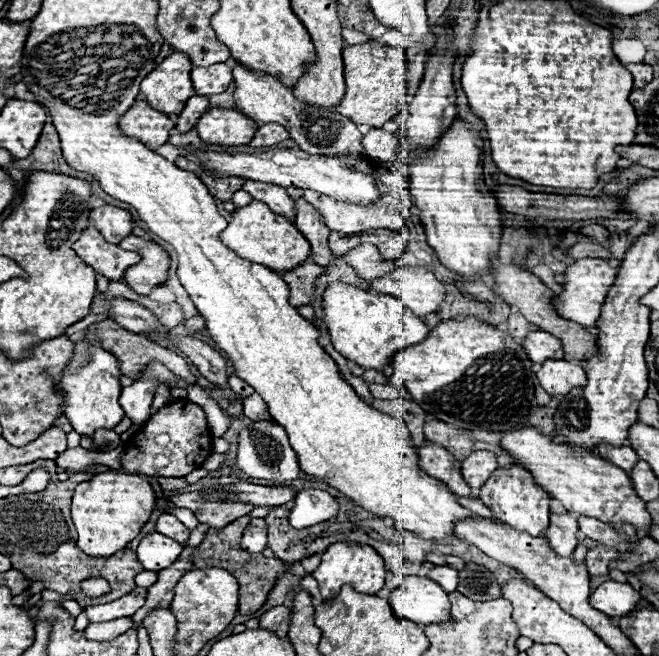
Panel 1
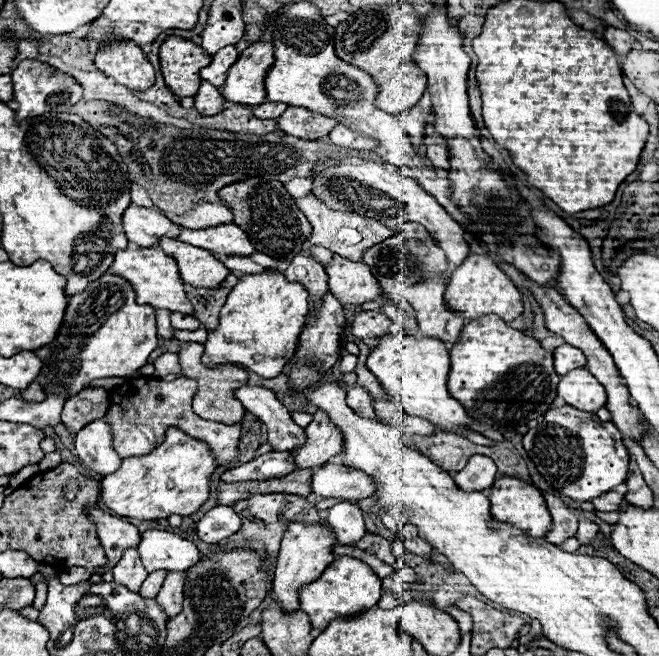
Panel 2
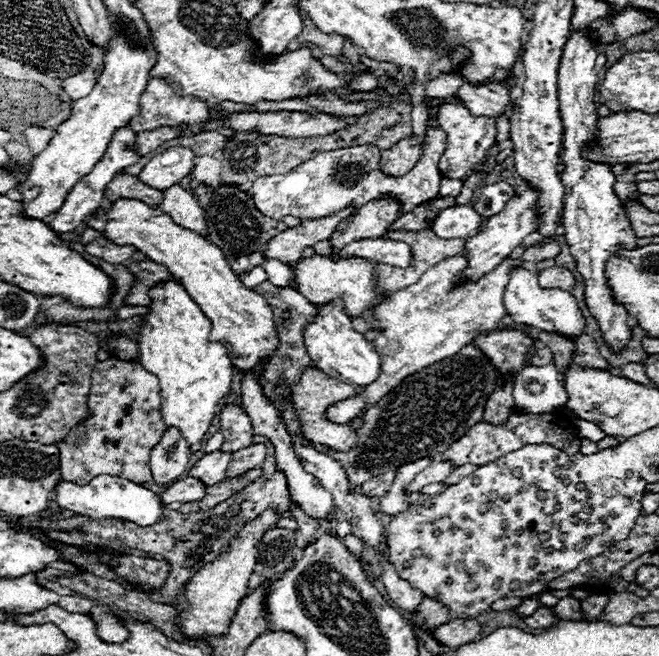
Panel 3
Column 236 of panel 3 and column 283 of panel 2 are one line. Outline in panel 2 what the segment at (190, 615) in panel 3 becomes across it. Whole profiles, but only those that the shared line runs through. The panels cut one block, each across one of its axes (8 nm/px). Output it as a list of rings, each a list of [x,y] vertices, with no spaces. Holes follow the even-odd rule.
[[[304,522],[288,524],[274,568],[274,592],[272,592],[272,598],[278,600],[286,612],[294,612],[298,608],[298,590],[304,584],[316,580],[324,572],[324,568],[328,568],[334,562],[332,554],[334,544],[336,538],[328,524],[304,524]]]

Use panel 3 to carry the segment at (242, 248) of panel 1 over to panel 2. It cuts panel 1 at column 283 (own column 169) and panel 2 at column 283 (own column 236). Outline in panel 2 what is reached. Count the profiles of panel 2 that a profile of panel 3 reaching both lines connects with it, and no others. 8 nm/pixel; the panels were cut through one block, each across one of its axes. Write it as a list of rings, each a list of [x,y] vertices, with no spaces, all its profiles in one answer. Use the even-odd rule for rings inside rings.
[[[280,272],[242,276],[220,310],[218,328],[208,330],[202,362],[208,368],[238,364],[250,372],[272,378],[278,376],[296,352],[300,332],[310,312],[308,292],[302,284],[292,284]]]

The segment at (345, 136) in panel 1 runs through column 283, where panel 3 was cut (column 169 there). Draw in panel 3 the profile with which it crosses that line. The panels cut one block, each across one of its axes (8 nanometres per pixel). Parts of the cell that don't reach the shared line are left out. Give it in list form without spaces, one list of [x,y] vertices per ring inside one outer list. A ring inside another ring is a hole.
[[[150,78],[144,90],[144,96],[140,96],[140,116],[136,118],[136,122],[140,124],[142,130],[152,130],[152,128],[160,128],[160,126],[192,126],[190,134],[200,134],[204,132],[200,128],[200,122],[206,120],[208,116],[208,104],[202,98],[196,96],[178,96],[174,92],[174,88],[164,80],[164,78]]]

